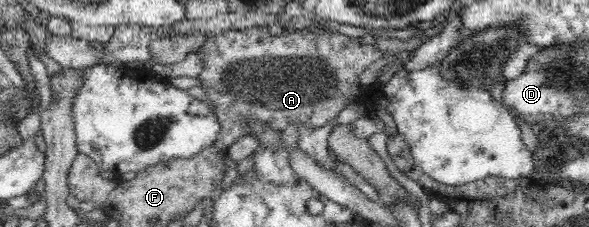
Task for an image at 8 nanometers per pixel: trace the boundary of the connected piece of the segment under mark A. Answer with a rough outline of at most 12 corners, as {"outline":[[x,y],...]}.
{"outline":[[337,31],[210,34],[200,87],[248,122],[325,126],[379,48]]}

